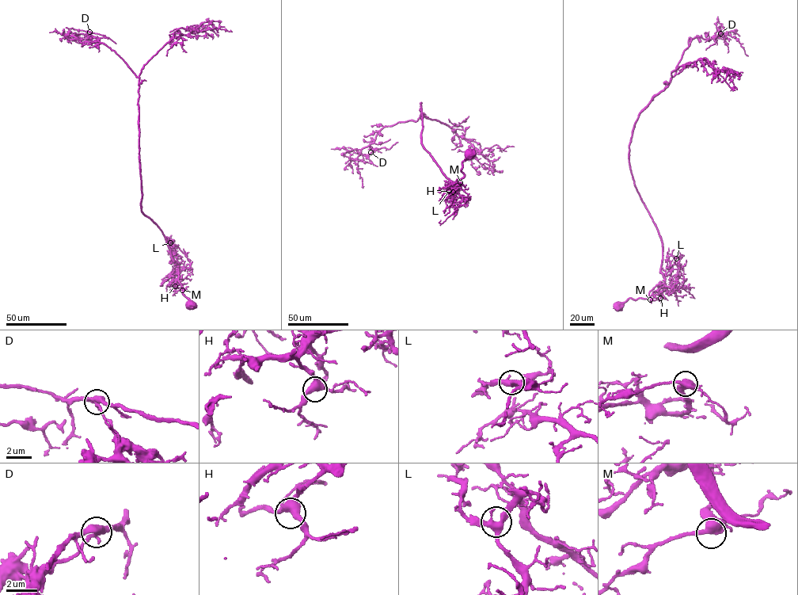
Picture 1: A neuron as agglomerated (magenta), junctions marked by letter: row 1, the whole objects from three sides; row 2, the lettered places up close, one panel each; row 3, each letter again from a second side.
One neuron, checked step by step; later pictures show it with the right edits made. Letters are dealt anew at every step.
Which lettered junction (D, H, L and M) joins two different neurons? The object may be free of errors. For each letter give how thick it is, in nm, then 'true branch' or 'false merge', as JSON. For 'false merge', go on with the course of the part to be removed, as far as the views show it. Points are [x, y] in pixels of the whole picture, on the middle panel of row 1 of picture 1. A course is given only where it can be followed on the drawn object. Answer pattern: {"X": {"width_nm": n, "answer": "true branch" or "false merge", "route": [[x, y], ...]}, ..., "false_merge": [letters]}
{"D": {"width_nm": 400, "answer": "false merge", "route": [[370, 152], [383, 147], [389, 149], [397, 142]]}, "H": {"width_nm": 440, "answer": "true branch"}, "L": {"width_nm": 380, "answer": "true branch"}, "M": {"width_nm": 400, "answer": "true branch"}, "false_merge": ["D"]}

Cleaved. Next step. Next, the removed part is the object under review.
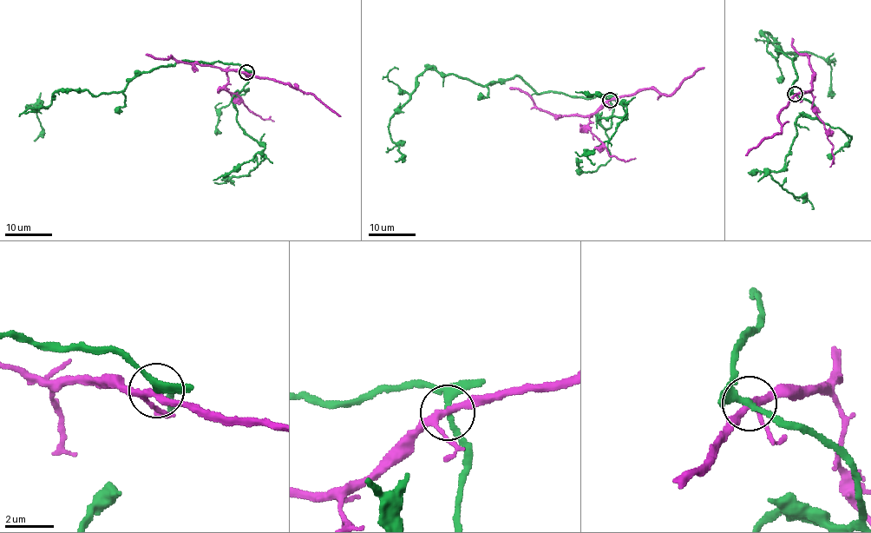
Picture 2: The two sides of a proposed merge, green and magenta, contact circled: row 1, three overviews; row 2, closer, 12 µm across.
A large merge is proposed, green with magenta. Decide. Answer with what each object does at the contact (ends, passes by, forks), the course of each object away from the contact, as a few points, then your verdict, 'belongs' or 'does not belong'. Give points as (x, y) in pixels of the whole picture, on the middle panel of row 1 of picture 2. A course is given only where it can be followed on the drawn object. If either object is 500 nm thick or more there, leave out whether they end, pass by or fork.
green forks there; magenta forks there; green runs (609, 100), (535, 93), (514, 75), (483, 85), (423, 71), (389, 119), (389, 136), (403, 157), (395, 161); magenta runs (609, 100), (589, 117), (589, 128), (609, 154), (625, 161), (635, 157); does not belong

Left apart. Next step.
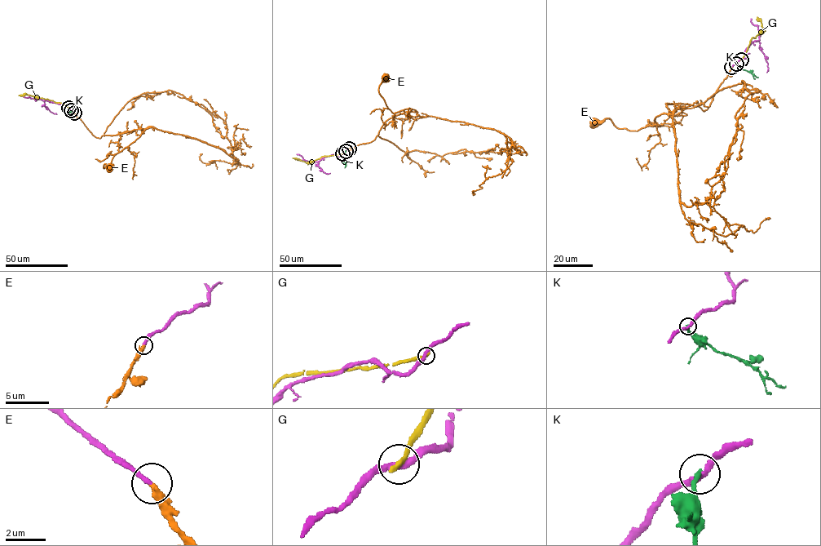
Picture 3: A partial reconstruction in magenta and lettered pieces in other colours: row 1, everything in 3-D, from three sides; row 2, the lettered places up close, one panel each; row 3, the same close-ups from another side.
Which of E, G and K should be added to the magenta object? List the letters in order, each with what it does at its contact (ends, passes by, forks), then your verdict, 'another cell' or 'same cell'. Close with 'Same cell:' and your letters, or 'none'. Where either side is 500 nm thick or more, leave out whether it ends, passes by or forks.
E: it ends; same cell
G: it ends; another cell
K: it ends; another cell
Same cell: E

